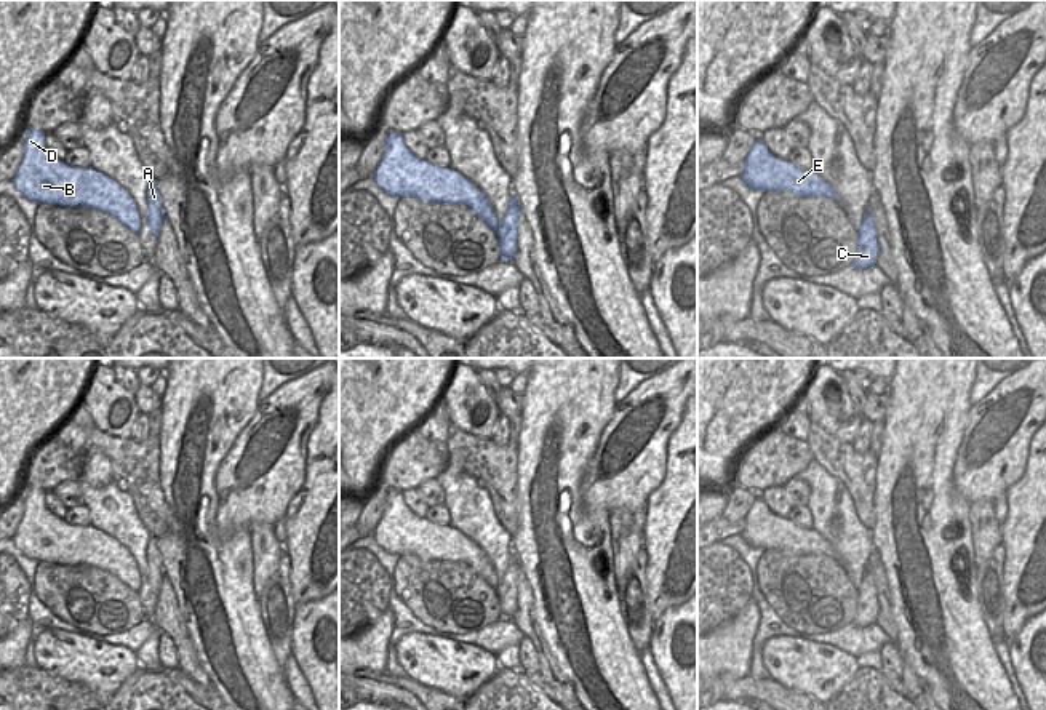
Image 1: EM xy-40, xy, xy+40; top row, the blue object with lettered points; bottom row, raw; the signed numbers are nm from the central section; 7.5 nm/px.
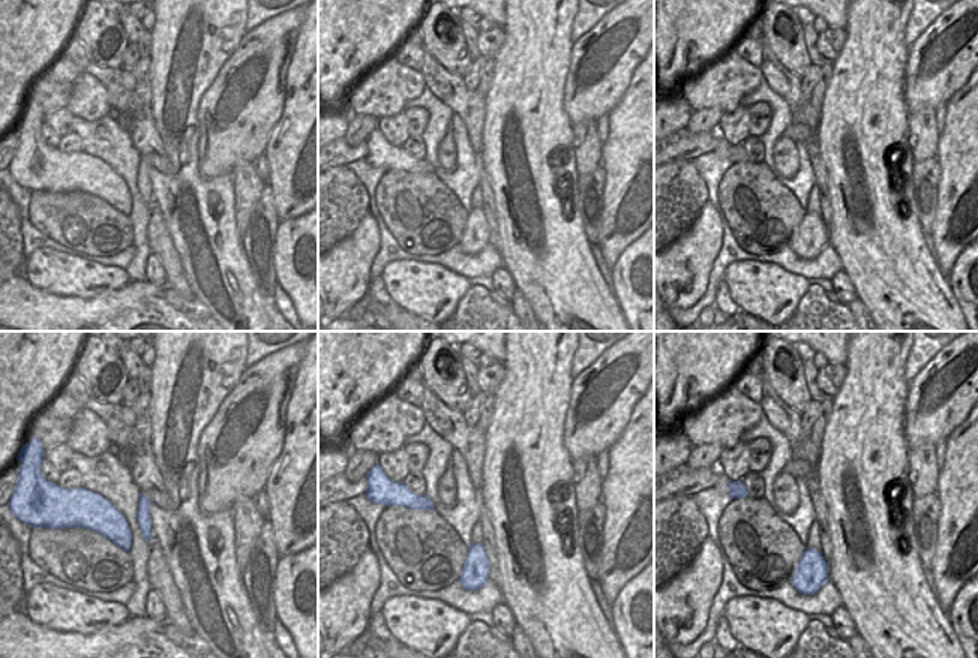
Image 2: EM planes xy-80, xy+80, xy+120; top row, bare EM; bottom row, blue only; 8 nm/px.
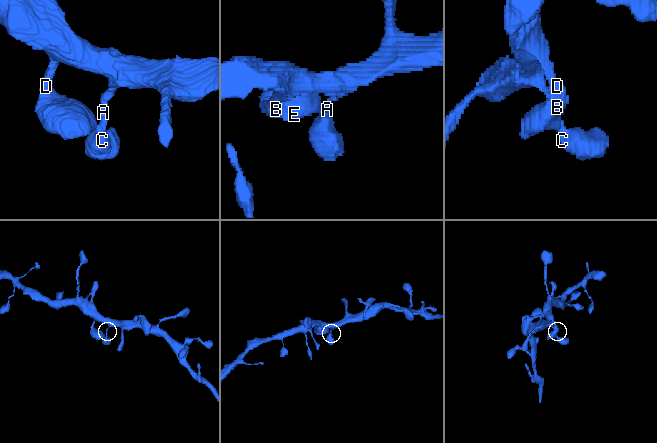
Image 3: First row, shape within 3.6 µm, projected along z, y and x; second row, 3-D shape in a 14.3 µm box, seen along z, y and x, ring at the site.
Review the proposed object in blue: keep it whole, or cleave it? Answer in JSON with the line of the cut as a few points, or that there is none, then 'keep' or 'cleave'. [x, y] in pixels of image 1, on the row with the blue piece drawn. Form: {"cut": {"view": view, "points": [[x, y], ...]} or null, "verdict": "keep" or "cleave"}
{"cut": null, "verdict": "keep"}

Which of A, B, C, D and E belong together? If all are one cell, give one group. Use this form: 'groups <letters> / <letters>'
groups A B C D E

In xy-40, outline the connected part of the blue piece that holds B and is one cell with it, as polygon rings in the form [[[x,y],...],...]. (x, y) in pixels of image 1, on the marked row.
[[[42,130],[26,131],[24,157],[13,185],[24,198],[38,205],[88,206],[114,216],[136,235],[141,230],[141,217],[131,195],[91,166],[69,166],[54,158],[45,147]]]

